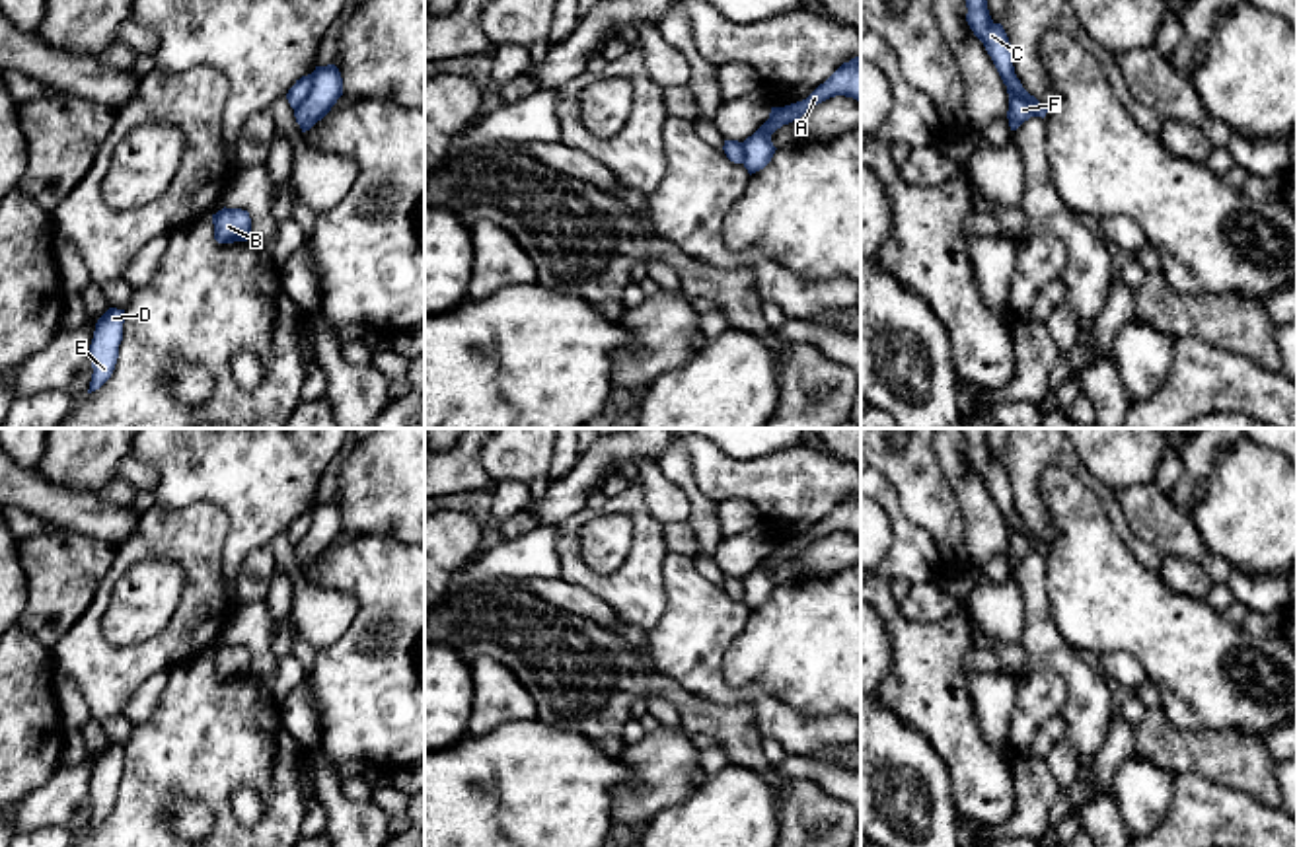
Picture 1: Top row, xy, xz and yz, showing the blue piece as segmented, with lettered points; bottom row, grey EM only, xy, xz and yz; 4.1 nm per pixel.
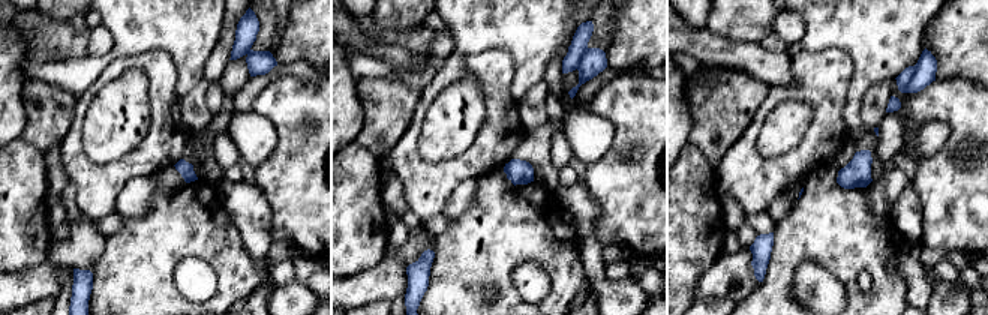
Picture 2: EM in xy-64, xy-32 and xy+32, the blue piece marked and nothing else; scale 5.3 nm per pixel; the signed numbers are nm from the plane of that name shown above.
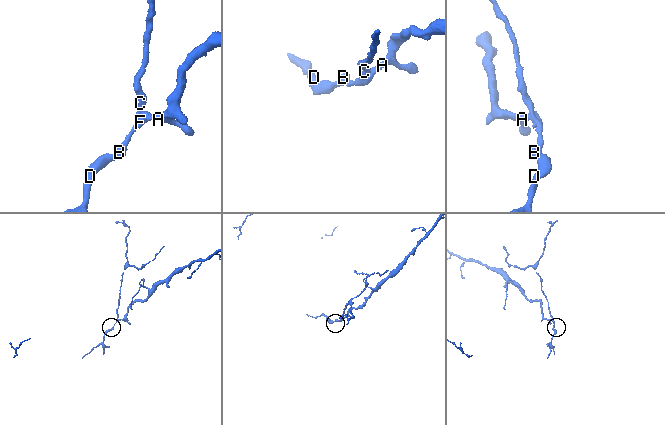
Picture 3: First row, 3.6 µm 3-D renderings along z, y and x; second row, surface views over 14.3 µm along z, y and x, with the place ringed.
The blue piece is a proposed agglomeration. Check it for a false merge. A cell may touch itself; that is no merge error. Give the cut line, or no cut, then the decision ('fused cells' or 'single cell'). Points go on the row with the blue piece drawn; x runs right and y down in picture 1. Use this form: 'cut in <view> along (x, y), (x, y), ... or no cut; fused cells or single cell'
cut in xy along (312, 74), (308, 96), (295, 111); fused cells

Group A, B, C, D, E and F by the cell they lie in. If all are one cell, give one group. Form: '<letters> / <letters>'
A F / B C D E

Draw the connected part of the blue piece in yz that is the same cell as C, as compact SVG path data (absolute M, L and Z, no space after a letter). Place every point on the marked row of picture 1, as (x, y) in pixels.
M966 0L966 21L974 35L983 43L987 55L991 56L1003 84L1015 92L1022 93L1024 88L1015 74L1013 53L1009 37L1001 23L995 23L987 10L987 0Z

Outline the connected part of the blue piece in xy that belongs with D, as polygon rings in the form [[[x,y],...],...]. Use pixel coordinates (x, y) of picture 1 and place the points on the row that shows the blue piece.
[[[109,308],[95,323],[90,345],[92,382],[88,393],[99,389],[113,374],[123,341],[125,310]]]

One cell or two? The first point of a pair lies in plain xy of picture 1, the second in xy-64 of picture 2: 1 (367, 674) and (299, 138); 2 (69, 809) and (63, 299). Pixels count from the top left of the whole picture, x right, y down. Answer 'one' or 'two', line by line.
1: one
2: two

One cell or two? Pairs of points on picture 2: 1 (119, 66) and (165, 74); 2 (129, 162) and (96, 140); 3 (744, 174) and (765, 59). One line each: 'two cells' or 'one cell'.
1: one cell
2: two cells
3: two cells

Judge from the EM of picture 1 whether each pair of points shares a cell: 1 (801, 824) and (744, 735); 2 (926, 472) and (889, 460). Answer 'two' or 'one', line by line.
1: one
2: one

